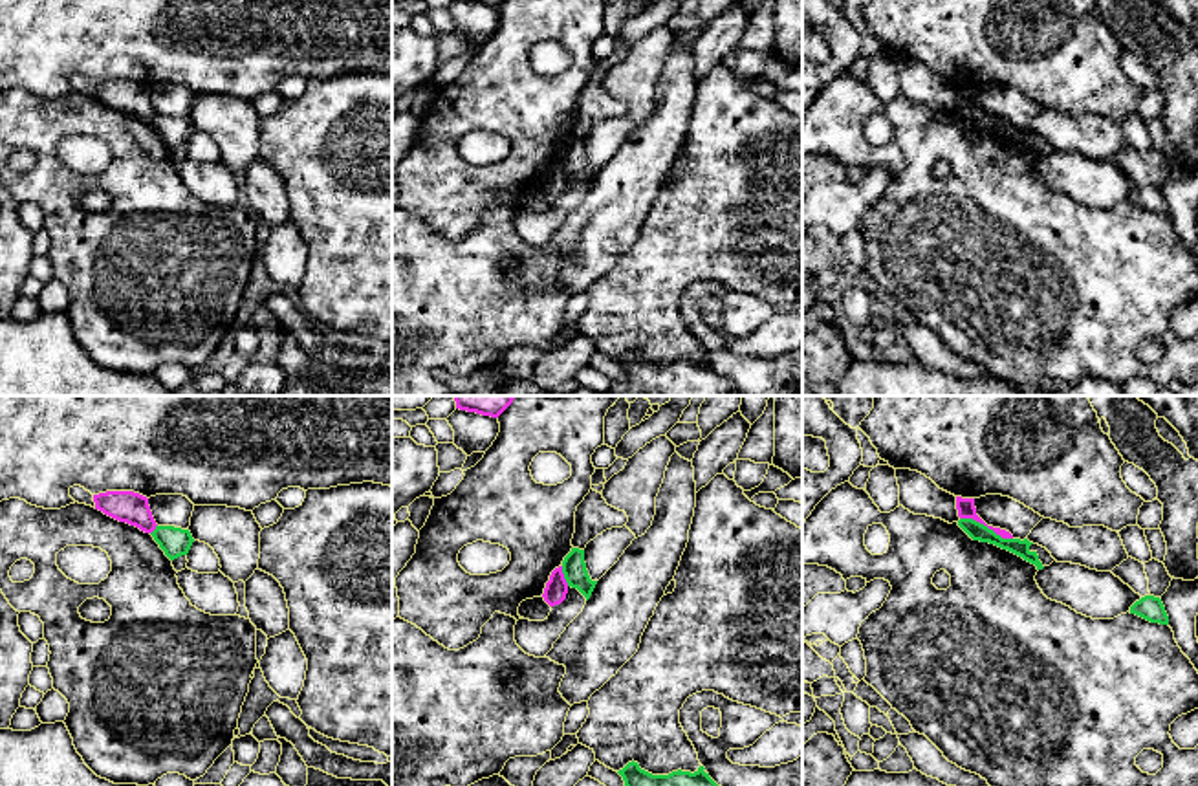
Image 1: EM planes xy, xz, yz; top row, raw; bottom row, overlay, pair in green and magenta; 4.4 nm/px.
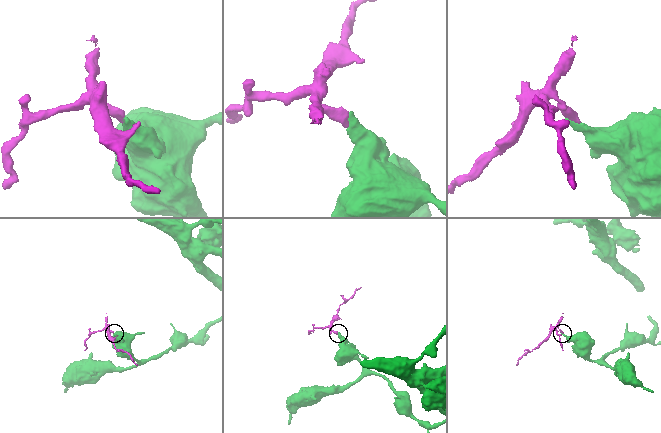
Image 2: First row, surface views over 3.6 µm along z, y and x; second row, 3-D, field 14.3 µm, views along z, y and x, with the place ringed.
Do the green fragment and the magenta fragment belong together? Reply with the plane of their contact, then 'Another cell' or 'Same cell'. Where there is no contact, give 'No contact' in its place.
Touches green in yz. Another cell

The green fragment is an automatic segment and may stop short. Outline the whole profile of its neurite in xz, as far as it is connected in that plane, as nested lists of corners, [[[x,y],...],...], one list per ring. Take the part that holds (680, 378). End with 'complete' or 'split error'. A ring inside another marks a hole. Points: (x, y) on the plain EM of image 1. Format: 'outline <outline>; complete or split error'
outline [[[632,350],[617,361],[626,377],[612,383],[604,396],[742,396],[703,359],[652,365]]]; complete

